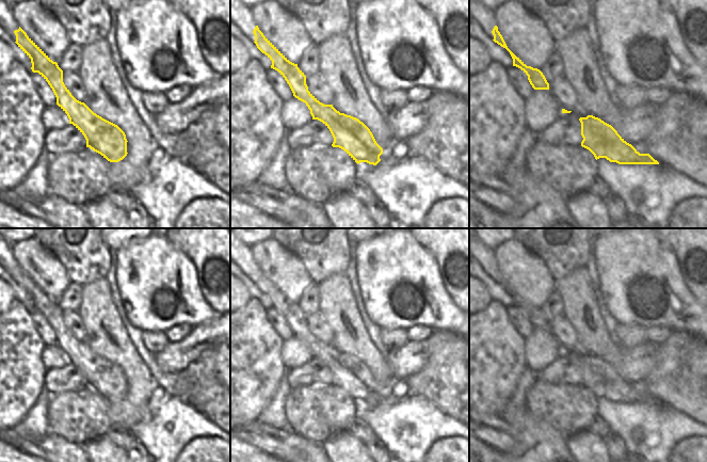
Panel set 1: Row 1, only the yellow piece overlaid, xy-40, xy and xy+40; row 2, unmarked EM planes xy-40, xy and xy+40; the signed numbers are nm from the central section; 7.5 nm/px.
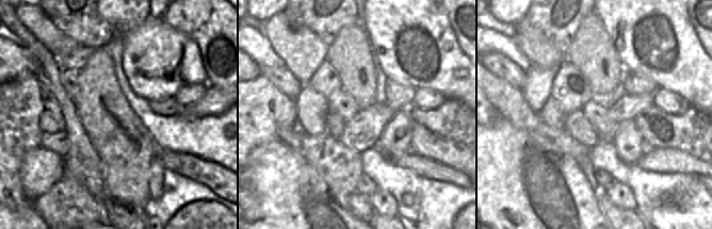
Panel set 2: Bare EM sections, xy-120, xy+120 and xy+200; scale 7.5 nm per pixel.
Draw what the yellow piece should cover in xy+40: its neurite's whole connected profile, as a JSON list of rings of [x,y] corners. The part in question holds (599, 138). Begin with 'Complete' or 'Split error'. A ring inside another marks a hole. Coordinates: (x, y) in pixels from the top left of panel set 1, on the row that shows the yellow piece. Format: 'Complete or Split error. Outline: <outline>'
Complete. Outline: [[[588,115],[581,123],[581,146],[589,149],[595,159],[606,158],[618,164],[659,164],[649,154],[640,154],[617,131],[598,117]]]

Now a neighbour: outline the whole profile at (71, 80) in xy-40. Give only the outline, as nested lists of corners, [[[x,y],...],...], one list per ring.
[[[63,70],[63,82],[77,100],[86,102],[86,91],[78,73]]]

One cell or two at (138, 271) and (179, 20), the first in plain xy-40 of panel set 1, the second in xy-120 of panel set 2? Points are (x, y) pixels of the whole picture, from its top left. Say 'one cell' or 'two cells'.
two cells

